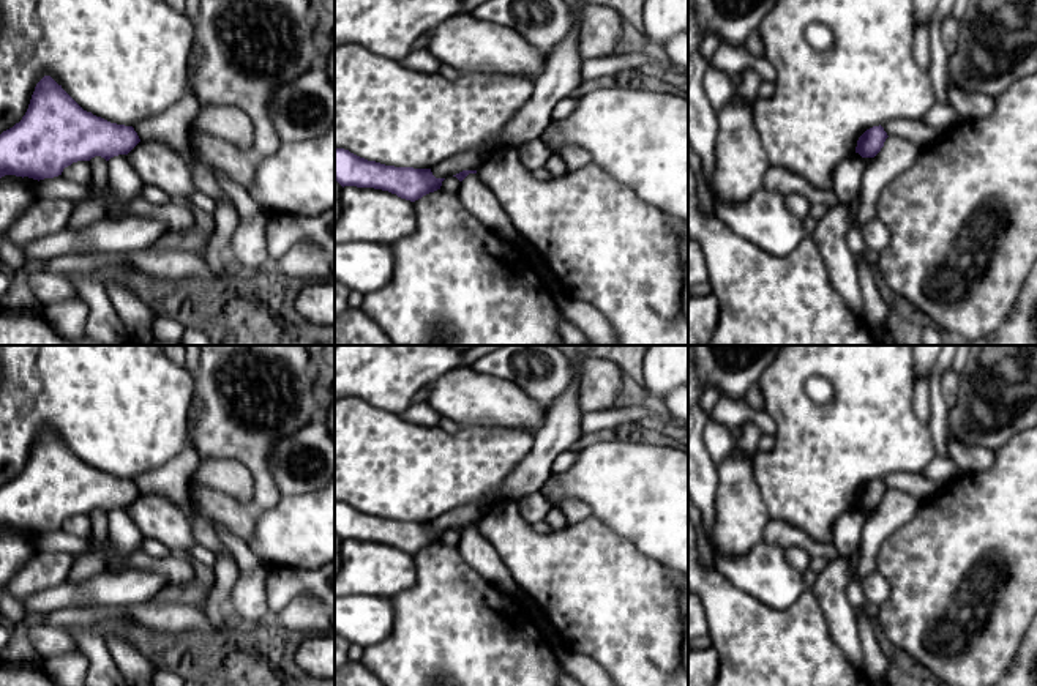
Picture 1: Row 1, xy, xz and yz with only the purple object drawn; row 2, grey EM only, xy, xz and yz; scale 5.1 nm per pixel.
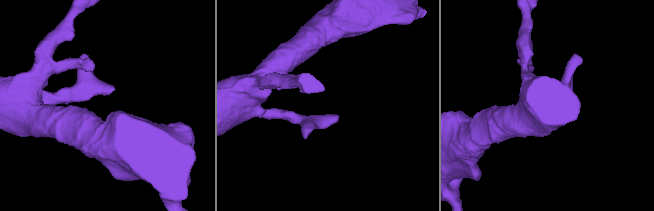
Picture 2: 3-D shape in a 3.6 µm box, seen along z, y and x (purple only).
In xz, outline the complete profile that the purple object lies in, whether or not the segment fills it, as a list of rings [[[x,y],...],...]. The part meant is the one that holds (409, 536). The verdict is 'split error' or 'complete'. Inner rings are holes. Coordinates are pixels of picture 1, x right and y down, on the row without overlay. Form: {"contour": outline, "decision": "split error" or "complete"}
{"contour": [[[335,501],[335,535],[344,539],[374,541],[415,555],[423,549],[440,542],[445,531],[436,531],[431,522],[395,520],[360,511],[349,503]]], "decision": "complete"}

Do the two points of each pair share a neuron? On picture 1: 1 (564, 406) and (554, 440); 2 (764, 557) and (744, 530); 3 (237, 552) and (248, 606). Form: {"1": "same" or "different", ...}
{"1": "same", "2": "different", "3": "same"}

